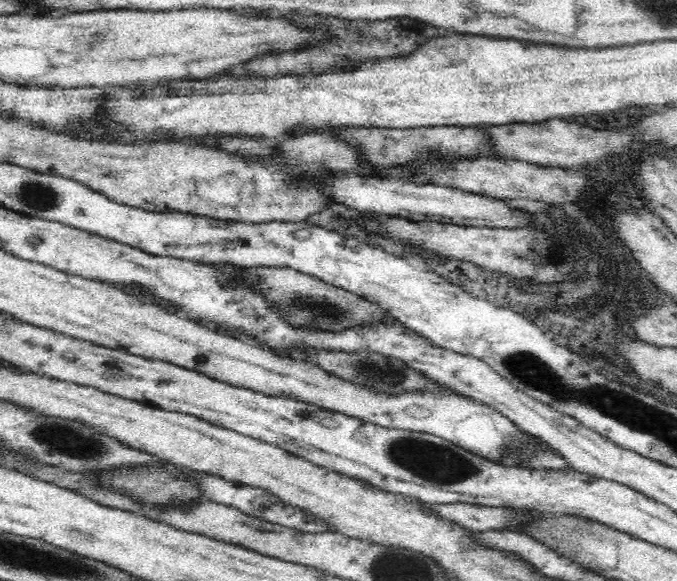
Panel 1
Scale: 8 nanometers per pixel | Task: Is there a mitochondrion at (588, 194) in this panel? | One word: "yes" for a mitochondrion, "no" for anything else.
no

